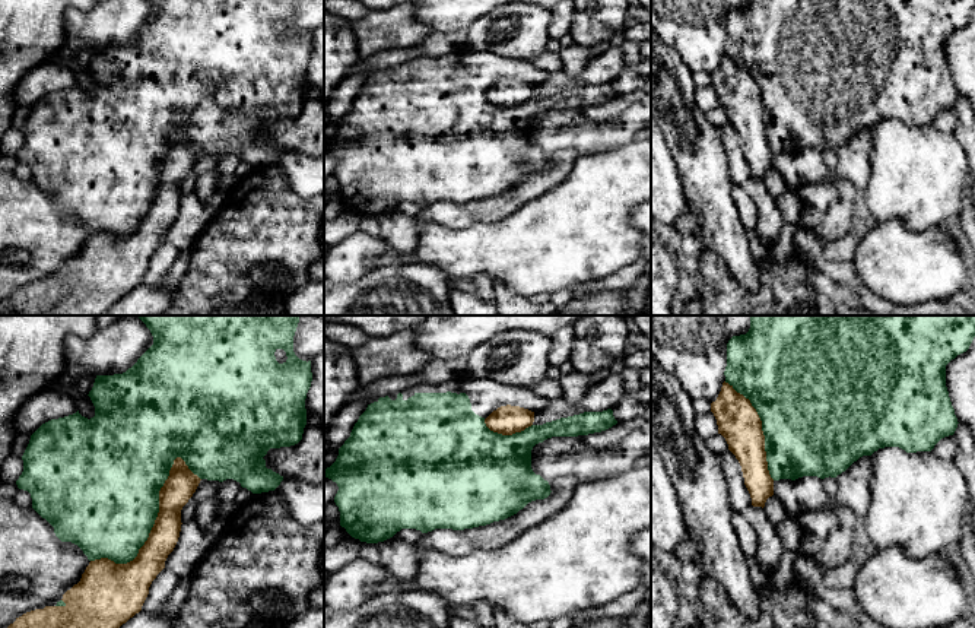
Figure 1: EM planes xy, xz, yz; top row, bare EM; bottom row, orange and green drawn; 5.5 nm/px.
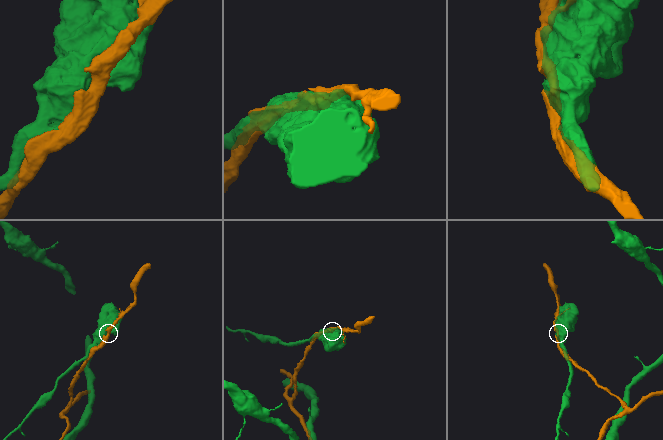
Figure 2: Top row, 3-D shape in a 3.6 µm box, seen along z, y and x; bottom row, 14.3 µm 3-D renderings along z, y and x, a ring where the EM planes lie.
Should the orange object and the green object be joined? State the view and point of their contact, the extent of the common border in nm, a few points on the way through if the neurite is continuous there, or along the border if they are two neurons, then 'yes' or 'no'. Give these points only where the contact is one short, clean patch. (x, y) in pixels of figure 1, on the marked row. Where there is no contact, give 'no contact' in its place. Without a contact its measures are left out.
xy (152, 527) | 750 nm | no

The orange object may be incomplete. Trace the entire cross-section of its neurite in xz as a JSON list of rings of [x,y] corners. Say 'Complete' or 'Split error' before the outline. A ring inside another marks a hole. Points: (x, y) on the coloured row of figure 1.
Complete. [[[501,406],[493,410],[486,419],[486,426],[502,435],[512,435],[531,426],[534,422],[534,412],[520,406]]]

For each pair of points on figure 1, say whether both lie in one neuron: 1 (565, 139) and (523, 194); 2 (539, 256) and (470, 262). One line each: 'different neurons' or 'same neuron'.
1: different neurons
2: same neuron

